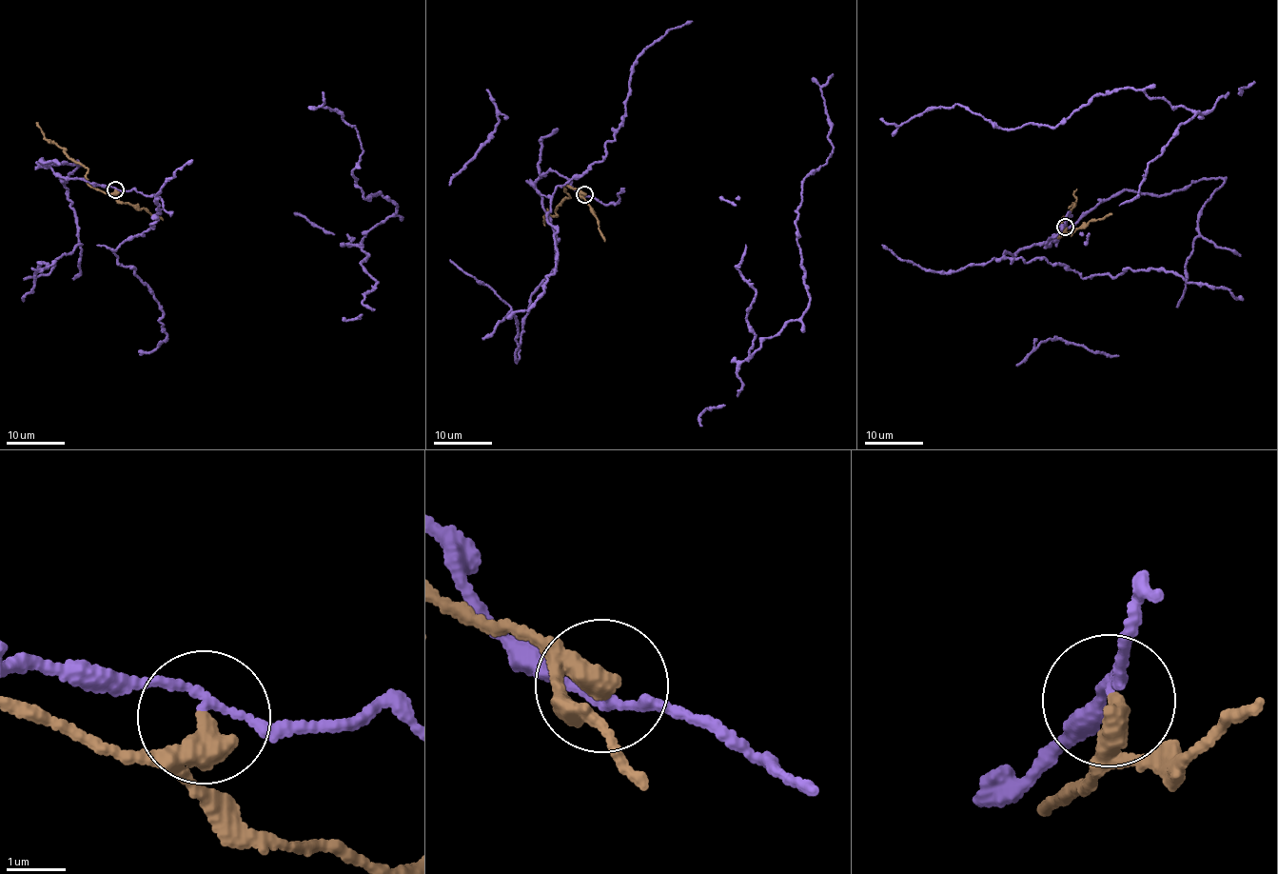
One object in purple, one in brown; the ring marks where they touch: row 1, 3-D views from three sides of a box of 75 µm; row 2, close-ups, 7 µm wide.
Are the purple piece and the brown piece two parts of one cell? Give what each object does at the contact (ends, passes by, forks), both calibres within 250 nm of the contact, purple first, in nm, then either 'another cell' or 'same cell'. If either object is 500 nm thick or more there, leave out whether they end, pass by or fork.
purple passes by; brown passes by; calibres 100 and 320 nm; another cell

